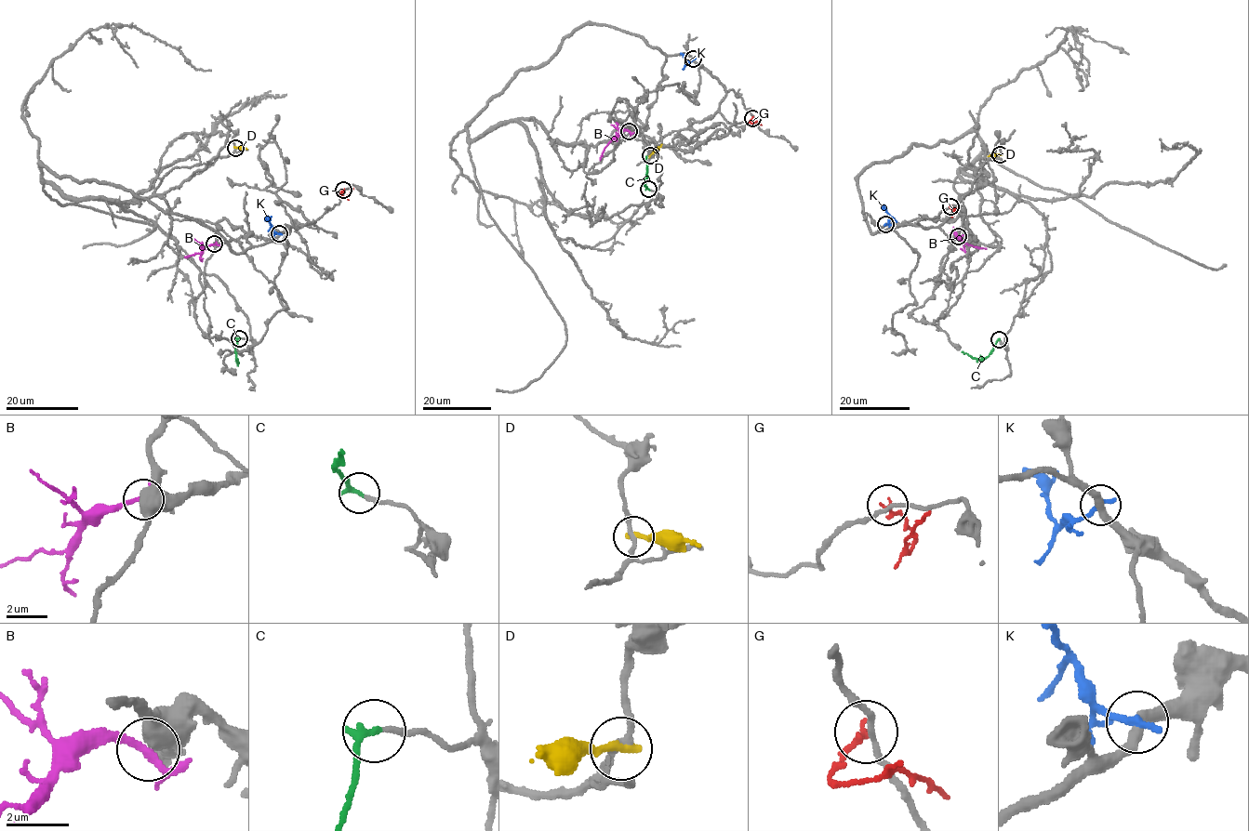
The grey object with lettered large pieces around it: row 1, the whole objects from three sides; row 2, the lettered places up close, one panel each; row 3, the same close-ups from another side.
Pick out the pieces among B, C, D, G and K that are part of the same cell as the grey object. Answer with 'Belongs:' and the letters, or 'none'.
Belongs: C

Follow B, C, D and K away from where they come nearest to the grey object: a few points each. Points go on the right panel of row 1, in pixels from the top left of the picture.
B: (958, 236), (963, 244), (986, 249)
C: (998, 339), (983, 358), (973, 358), (962, 351)
D: (1000, 155), (988, 156)
K: (885, 224), (890, 217), (883, 209), (883, 205)

